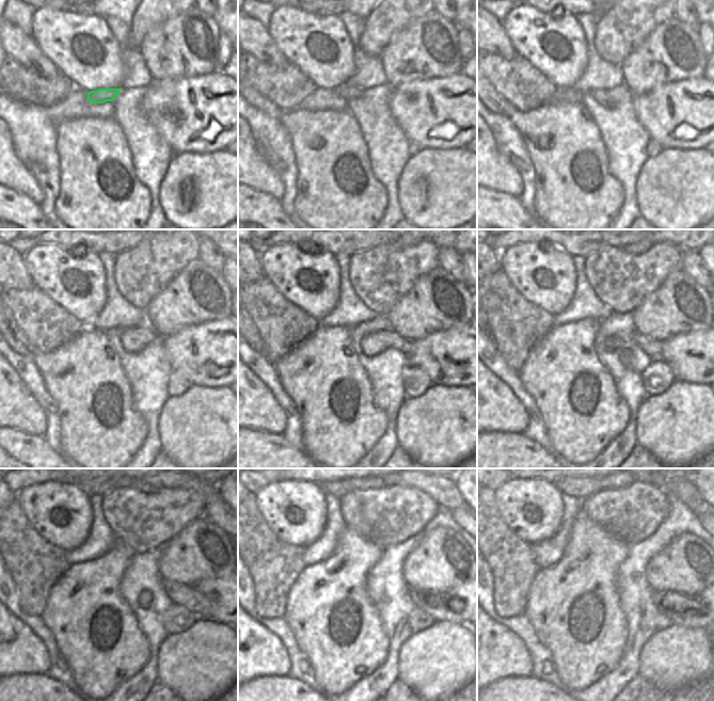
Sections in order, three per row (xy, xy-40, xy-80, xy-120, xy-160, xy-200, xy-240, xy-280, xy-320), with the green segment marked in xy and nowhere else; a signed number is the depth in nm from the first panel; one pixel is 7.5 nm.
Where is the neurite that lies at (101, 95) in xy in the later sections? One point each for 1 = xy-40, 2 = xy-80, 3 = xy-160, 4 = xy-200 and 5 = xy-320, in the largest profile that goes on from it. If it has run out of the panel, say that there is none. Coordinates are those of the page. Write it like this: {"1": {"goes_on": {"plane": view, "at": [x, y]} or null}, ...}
{"1": {"goes_on": {"plane": "xy-40", "at": [347, 93]}}, "2": {"goes_on": {"plane": "xy-80", "at": [603, 97]}}, "3": {"goes_on": {"plane": "xy-160", "at": [374, 344]}}, "4": {"goes_on": {"plane": "xy-200", "at": [653, 349]}}, "5": {"goes_on": {"plane": "xy-320", "at": [685, 611]}}}

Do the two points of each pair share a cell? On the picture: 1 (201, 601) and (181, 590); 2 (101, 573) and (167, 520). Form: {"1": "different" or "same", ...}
{"1": "same", "2": "different"}

